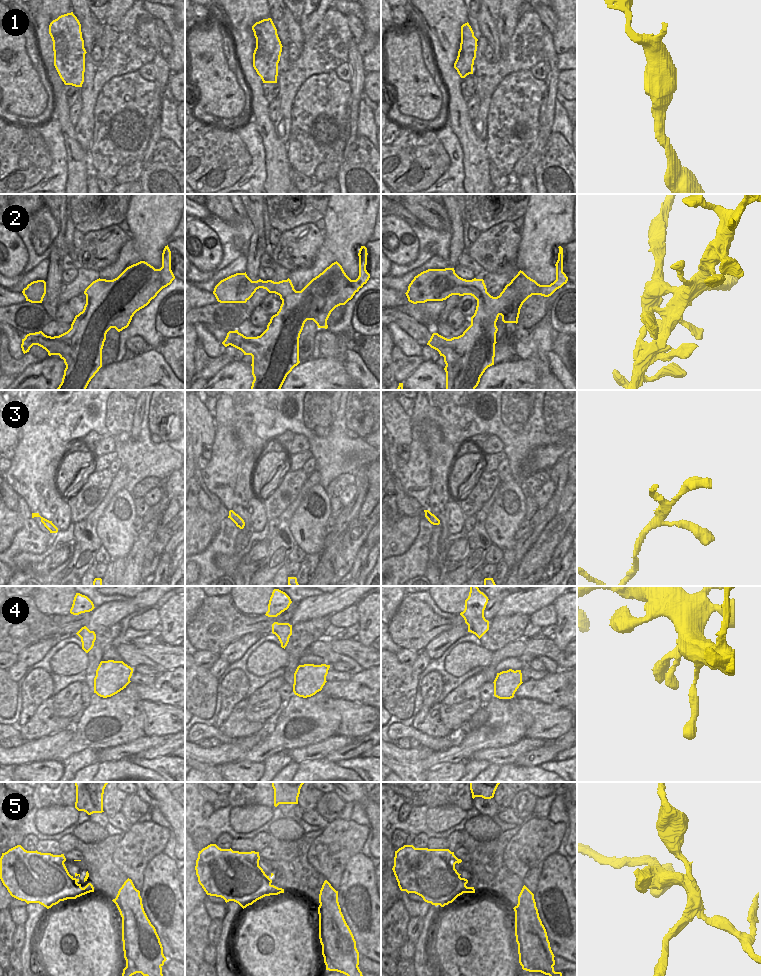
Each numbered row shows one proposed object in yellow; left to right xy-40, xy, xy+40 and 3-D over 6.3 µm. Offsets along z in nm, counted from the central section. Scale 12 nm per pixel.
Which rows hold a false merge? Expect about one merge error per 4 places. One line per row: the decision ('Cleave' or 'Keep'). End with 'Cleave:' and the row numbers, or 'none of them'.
1: Cleave
2: Cleave
3: Keep
4: Keep
5: Cleave
Cleave: 1, 2, 5

